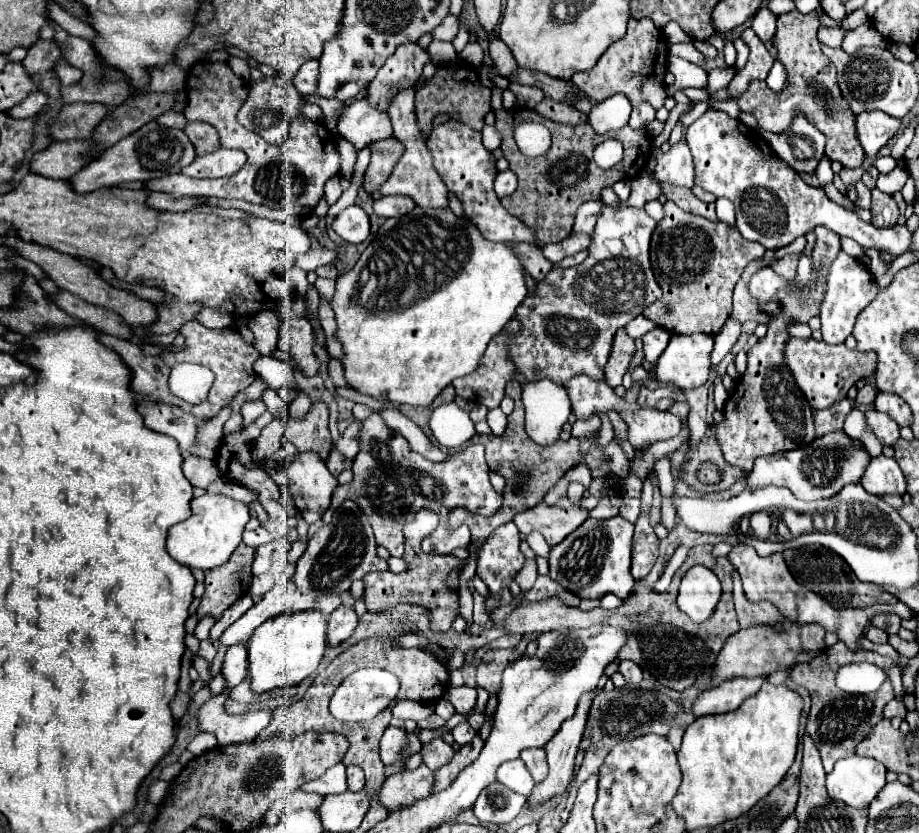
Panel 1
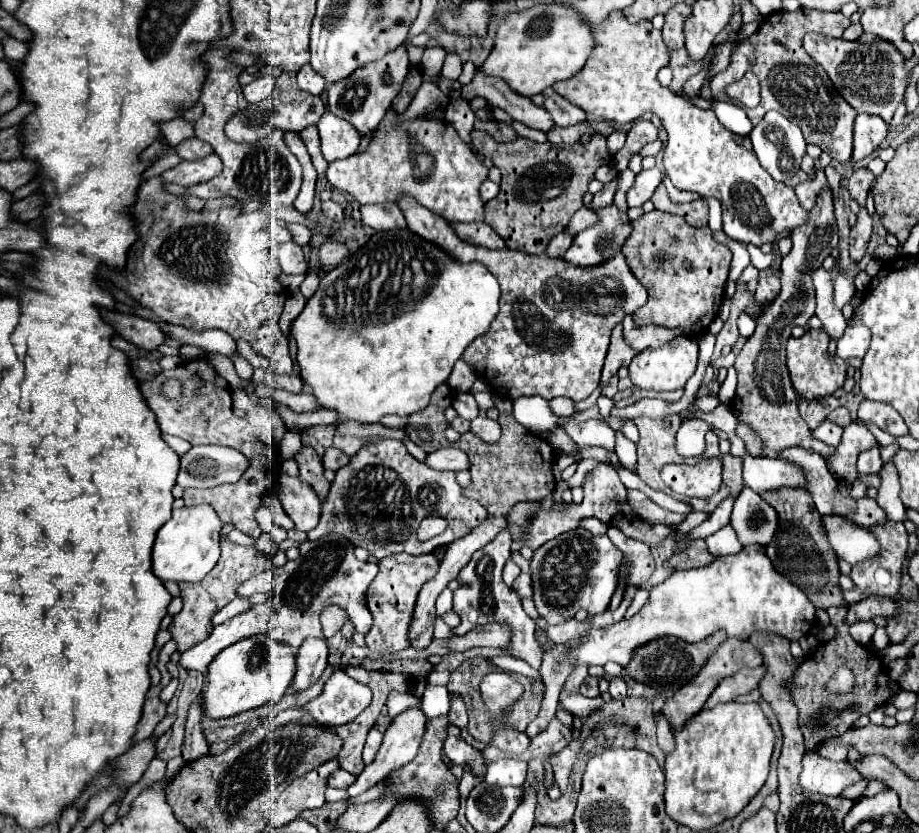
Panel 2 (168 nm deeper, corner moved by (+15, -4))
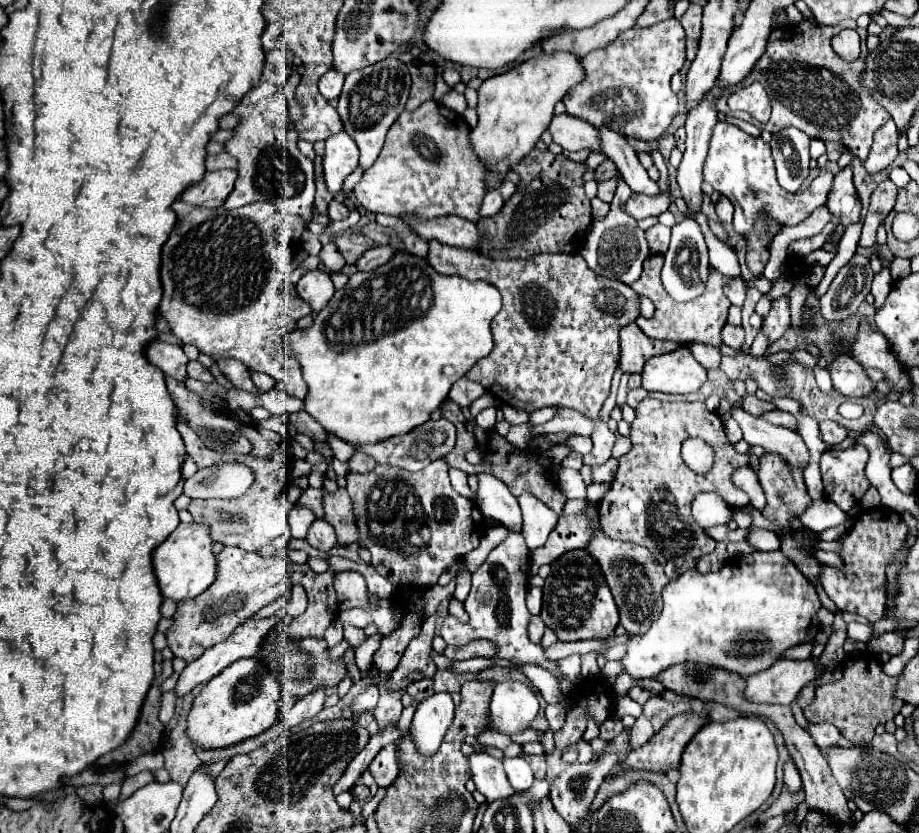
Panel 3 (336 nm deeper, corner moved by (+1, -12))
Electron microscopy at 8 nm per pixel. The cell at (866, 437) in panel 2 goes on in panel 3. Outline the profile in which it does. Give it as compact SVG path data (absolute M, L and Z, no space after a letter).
M853 445L851 449L831 449L821 455L821 473L825 485L825 497L837 503L843 511L855 507L865 491L869 479L865 477L867 463L865 445Z

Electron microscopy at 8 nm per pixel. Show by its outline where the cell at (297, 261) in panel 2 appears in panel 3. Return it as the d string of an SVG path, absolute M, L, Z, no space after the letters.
M313 269L303 273L303 277L297 283L297 293L303 301L307 301L313 309L313 313L319 313L333 297L335 287L331 283L329 273Z

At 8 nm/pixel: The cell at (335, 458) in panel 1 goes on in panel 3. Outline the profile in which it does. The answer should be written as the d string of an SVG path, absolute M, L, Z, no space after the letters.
M355 451L347 465L349 465L349 471L353 471L353 473L365 473L365 471L371 471L375 467L375 461L369 459L367 455Z

